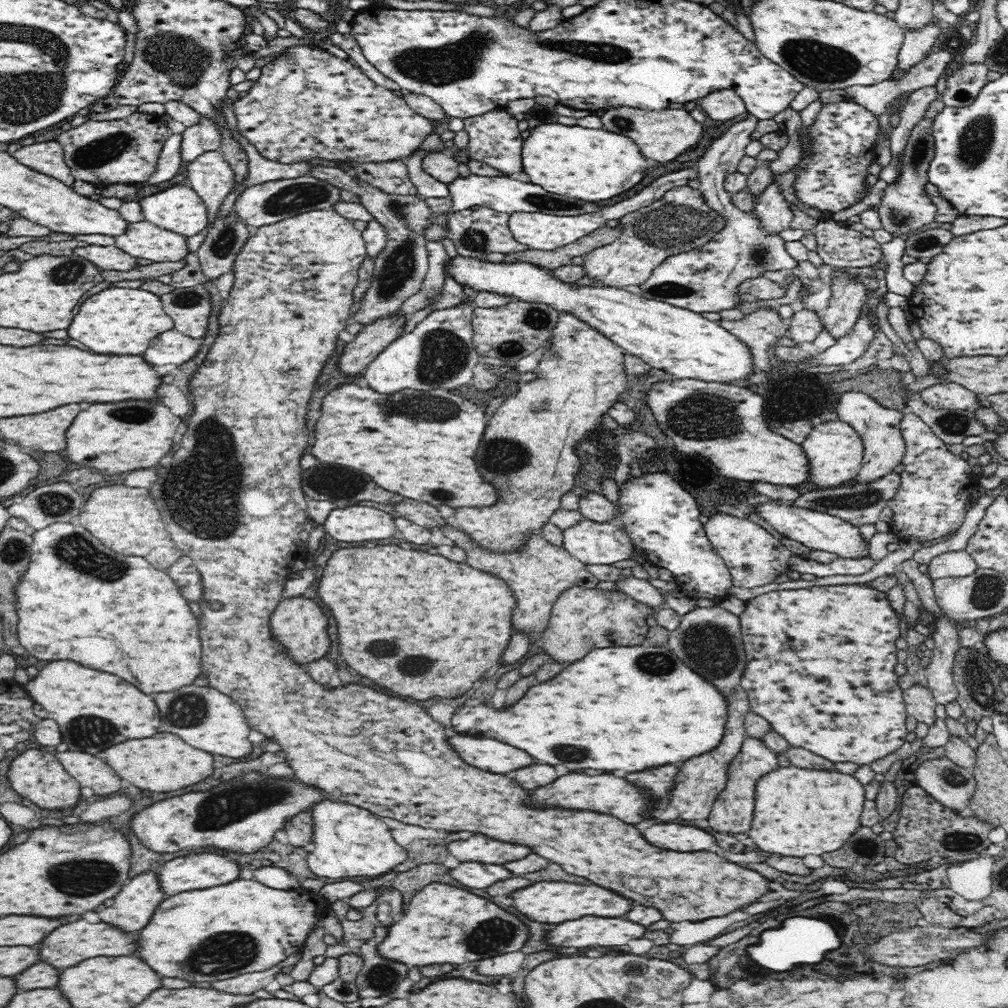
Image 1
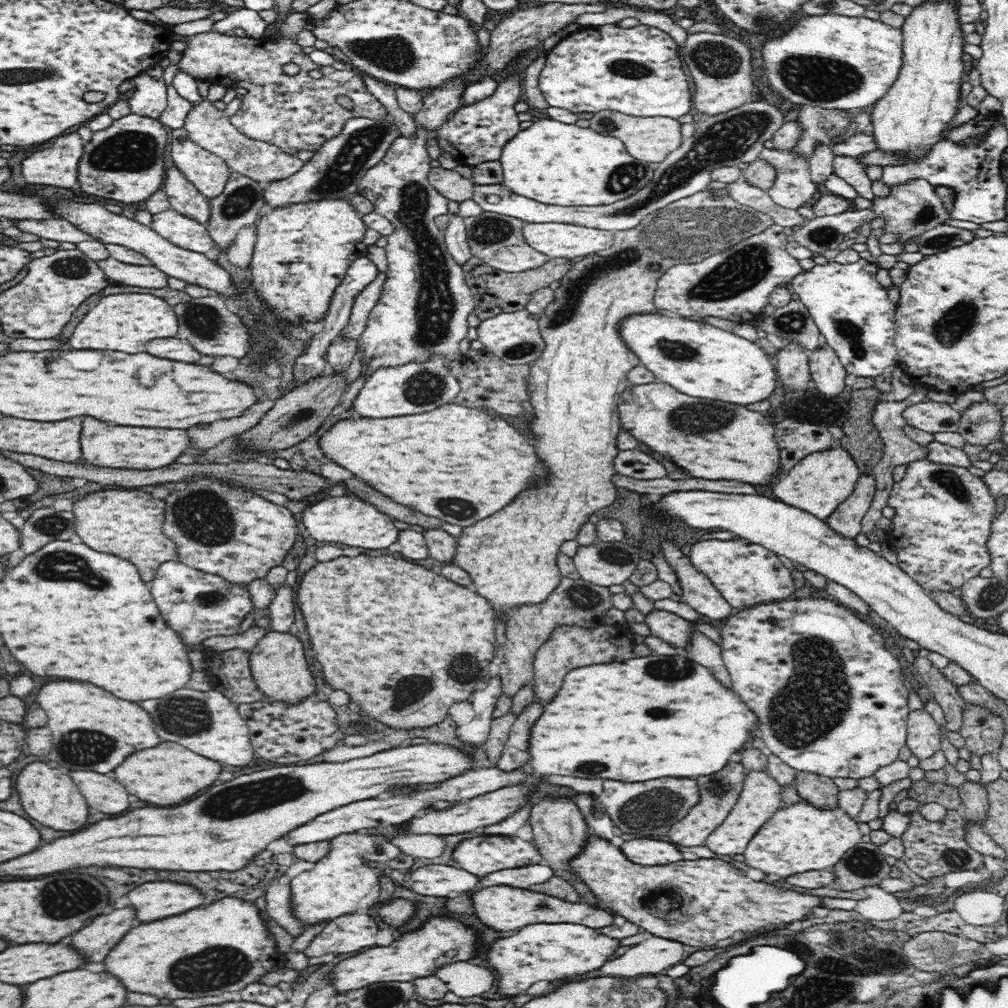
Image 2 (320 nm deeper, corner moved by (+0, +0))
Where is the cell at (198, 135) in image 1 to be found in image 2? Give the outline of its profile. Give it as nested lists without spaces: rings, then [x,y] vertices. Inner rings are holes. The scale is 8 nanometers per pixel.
[[[173,164],[163,182],[171,208],[200,223],[208,224],[211,216],[209,198],[204,196]]]

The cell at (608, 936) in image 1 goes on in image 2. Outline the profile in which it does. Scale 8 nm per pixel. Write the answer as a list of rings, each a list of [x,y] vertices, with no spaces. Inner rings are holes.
[[[560,922],[560,924],[532,924],[532,926],[524,926],[520,930],[516,930],[516,934],[508,936],[508,938],[498,938],[488,950],[486,950],[486,964],[496,970],[498,976],[498,986],[496,986],[496,996],[500,996],[500,992],[504,996],[520,996],[524,994],[532,984],[546,980],[546,982],[566,982],[566,980],[574,980],[584,976],[586,972],[599,969],[608,962],[608,958],[614,954],[619,947],[620,939],[604,936],[597,929],[588,928],[583,924],[572,924],[571,922]]]

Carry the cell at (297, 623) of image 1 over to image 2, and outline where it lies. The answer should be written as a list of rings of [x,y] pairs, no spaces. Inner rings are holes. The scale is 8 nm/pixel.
[[[270,630],[250,651],[249,665],[258,689],[272,701],[298,704],[316,690],[316,683],[304,656],[304,646],[296,636],[292,636],[289,632]]]

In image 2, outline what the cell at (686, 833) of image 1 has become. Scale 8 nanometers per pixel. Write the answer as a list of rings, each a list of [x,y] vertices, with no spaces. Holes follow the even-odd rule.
[[[626,837],[619,847],[630,862],[642,866],[664,866],[686,858],[676,844],[666,840]]]

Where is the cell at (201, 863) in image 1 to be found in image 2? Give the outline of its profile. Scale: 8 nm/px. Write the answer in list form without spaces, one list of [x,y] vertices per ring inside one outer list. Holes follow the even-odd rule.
[[[174,881],[146,882],[127,893],[135,908],[137,923],[154,922],[168,916],[184,914],[202,904],[203,896],[196,888]]]

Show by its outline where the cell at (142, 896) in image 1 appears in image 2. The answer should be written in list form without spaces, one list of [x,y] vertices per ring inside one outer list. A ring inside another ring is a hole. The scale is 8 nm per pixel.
[[[133,906],[110,909],[91,919],[86,928],[72,934],[70,944],[84,956],[86,964],[102,962],[116,942],[120,942],[120,938],[136,923]]]

